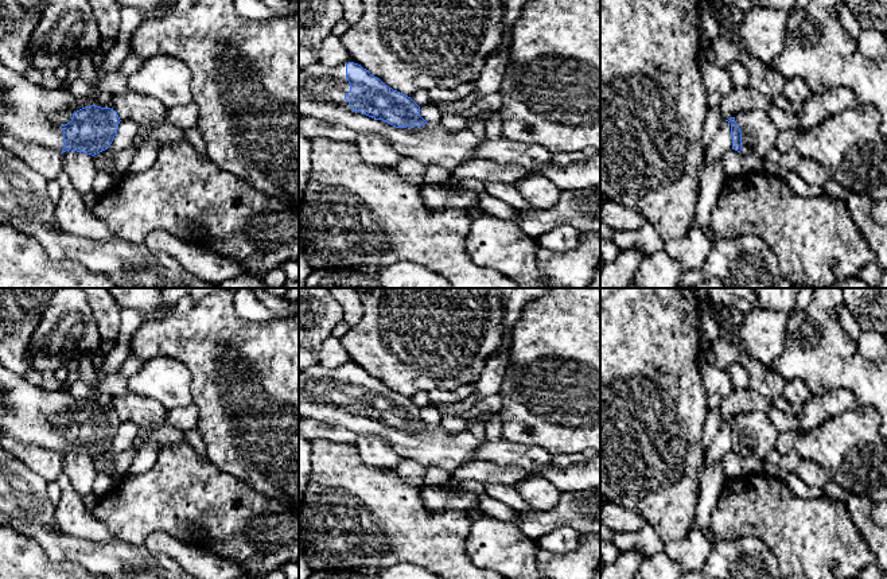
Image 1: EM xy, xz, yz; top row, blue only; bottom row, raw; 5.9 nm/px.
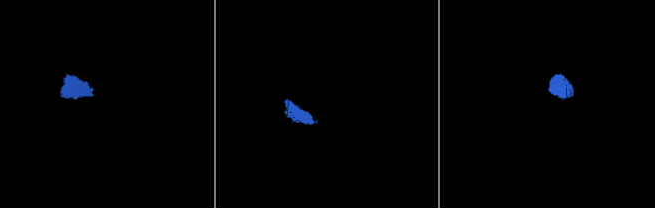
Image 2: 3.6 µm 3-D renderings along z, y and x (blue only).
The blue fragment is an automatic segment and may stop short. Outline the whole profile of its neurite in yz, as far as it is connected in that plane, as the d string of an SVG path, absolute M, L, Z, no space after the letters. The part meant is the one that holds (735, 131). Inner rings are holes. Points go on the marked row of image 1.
M762 109L739 112L725 121L731 124L732 149L765 162L779 133L767 112Z

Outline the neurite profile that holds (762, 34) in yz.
M758 5L736 30L743 53L770 63L783 50L789 12Z

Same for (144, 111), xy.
M128 90L114 94L112 109L117 112L120 120L133 120L139 127L159 128L166 125L166 108L157 100Z

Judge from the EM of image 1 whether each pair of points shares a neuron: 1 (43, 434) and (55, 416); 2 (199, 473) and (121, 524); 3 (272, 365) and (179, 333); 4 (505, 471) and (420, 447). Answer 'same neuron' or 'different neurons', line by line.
1: same neuron
2: same neuron
3: same neuron
4: different neurons

